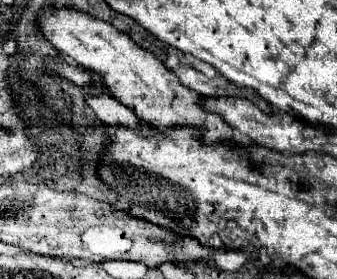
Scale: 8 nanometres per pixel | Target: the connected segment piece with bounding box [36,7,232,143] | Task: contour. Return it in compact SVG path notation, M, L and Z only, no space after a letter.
M46 7L36 19L40 33L66 57L80 63L88 71L96 71L104 79L104 93L114 95L120 103L136 113L136 117L154 127L168 125L192 125L204 129L204 141L232 141L232 129L212 113L200 107L200 97L184 87L176 75L152 53L138 47L126 33L108 25L106 21L94 19L76 7Z

